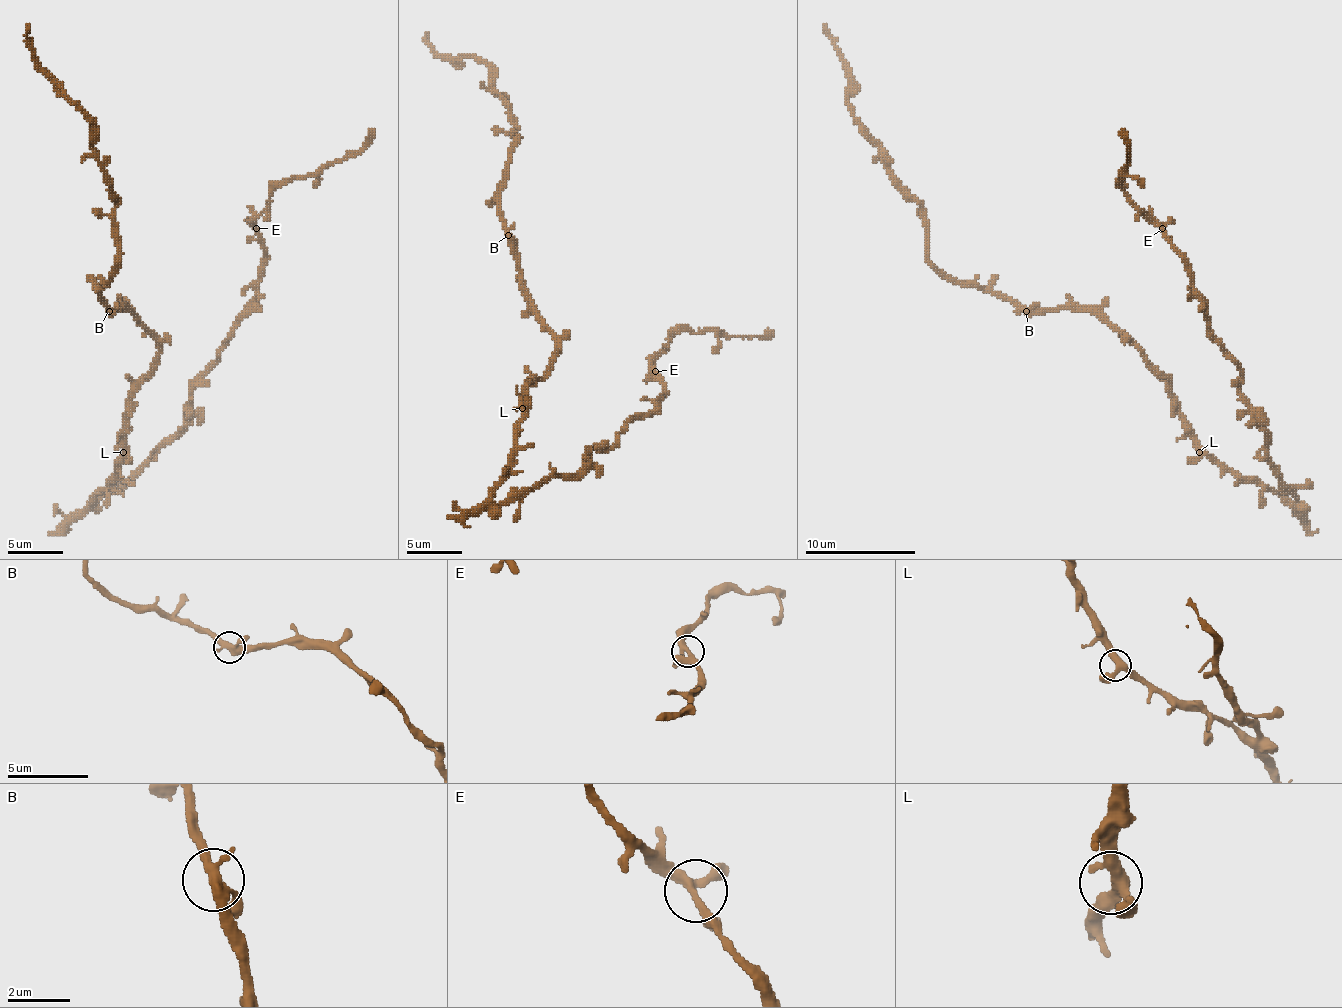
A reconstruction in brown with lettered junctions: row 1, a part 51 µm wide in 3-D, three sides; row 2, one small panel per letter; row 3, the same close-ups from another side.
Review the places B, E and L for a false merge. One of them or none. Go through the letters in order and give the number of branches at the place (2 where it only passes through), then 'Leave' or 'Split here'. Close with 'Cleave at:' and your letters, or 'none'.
B: Branches: 3. Leave
E: Branches: 3. Leave
L: Branches: 3. Leave
Cleave at: none

